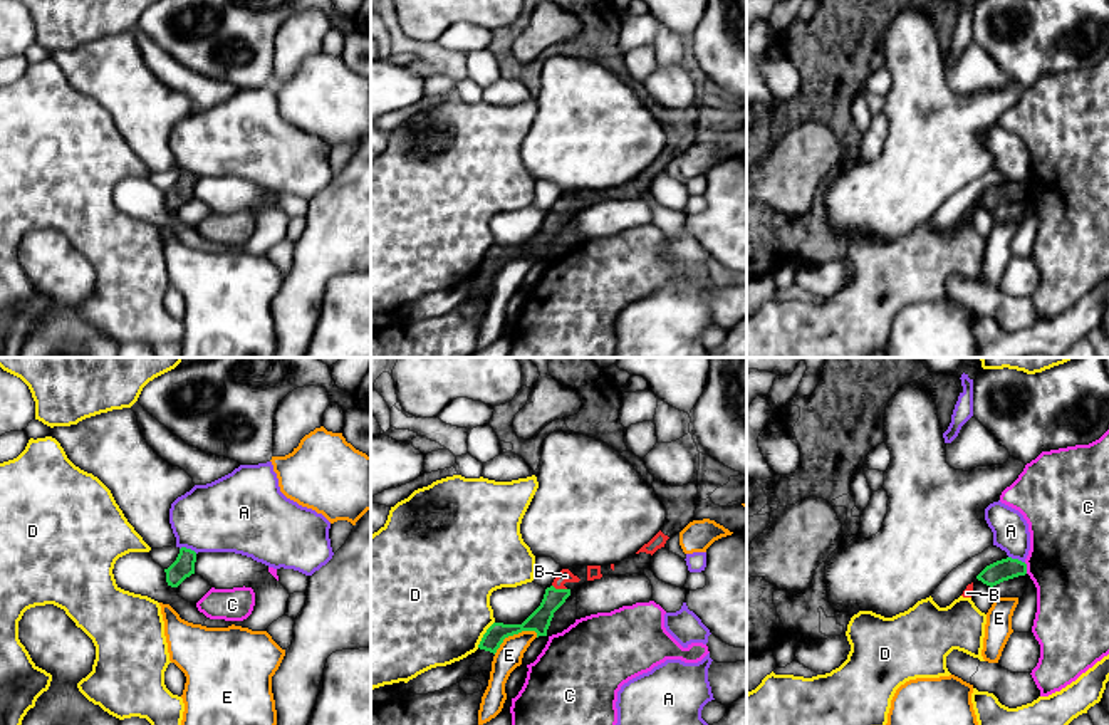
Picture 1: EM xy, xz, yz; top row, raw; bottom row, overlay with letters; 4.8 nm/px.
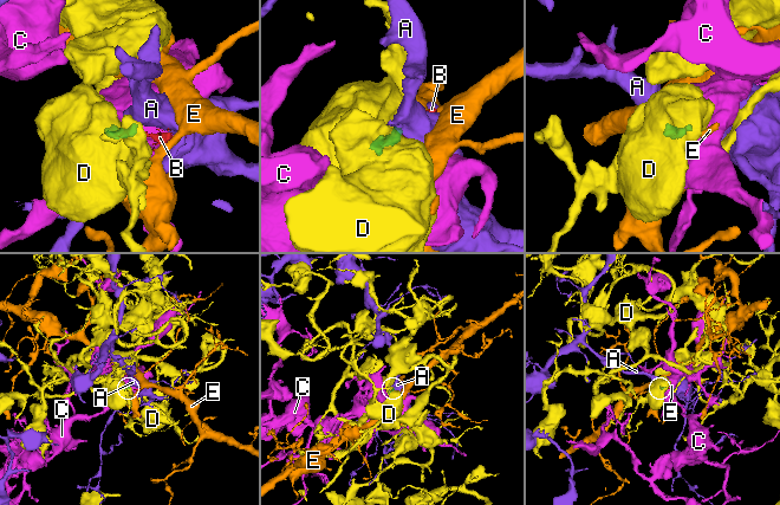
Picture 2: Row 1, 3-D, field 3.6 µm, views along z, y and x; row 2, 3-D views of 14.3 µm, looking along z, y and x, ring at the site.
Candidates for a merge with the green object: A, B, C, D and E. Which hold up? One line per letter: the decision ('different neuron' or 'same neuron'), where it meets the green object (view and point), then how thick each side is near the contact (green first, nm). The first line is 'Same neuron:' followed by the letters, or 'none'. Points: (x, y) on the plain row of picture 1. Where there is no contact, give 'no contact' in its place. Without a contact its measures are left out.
Same neuron: B
A: different neuron; meets green in xy at (188, 173); 100 nm thick on the green side, 360 nm on the other
B: same neuron; meets green in xz at (559, 213); 110 nm thick on the green side, 60 nm on the other
C: different neuron; meets green in yz at (1025, 192); 100 nm thick on the green side, 380 nm on the other
D: different neuron; meets green in xz at (484, 259); 90 nm thick on the green side, 500 nm on the other
E: different neuron; meets green in xz at (514, 257); 110 nm thick on the green side, 120 nm on the other

